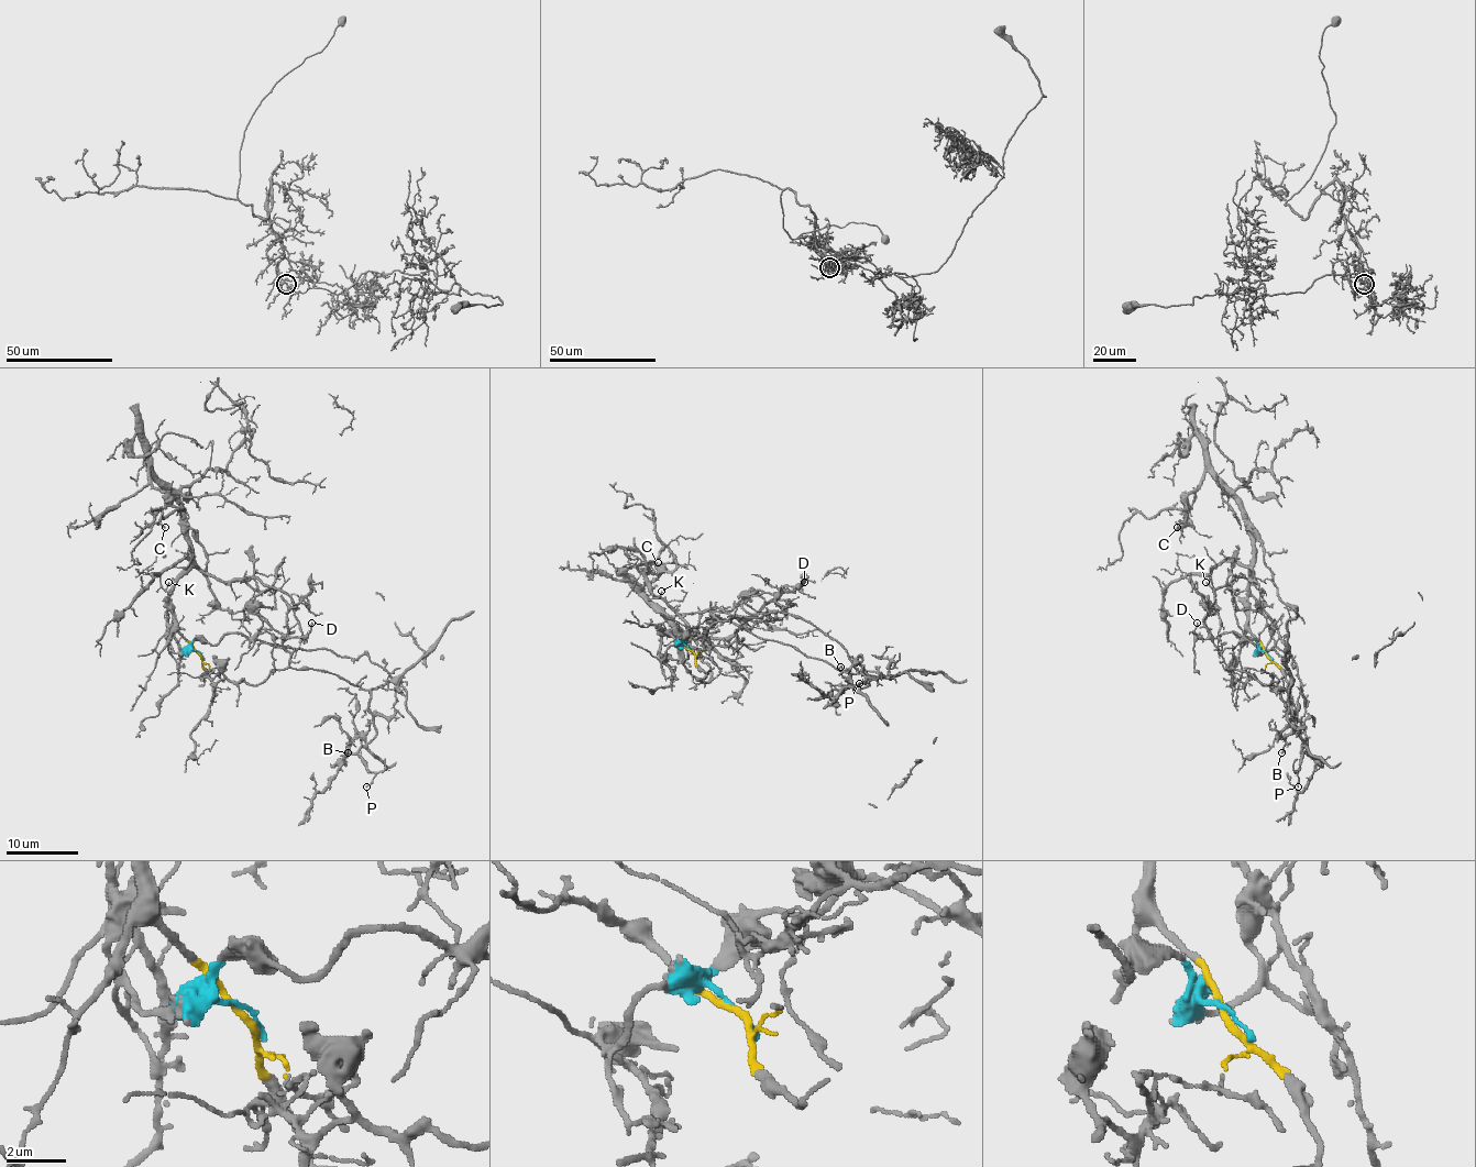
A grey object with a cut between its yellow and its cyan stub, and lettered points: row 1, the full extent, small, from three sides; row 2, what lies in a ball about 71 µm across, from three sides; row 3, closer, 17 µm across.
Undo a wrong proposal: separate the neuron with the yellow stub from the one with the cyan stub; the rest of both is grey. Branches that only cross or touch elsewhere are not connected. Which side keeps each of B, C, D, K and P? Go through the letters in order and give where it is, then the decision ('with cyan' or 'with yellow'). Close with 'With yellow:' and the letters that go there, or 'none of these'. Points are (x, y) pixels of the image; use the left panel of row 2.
B: place (348, 752); with cyan
C: place (165, 527); with yellow
D: place (311, 623); with cyan
K: place (168, 582); with yellow
P: place (366, 786); with cyan
With yellow: C, K

